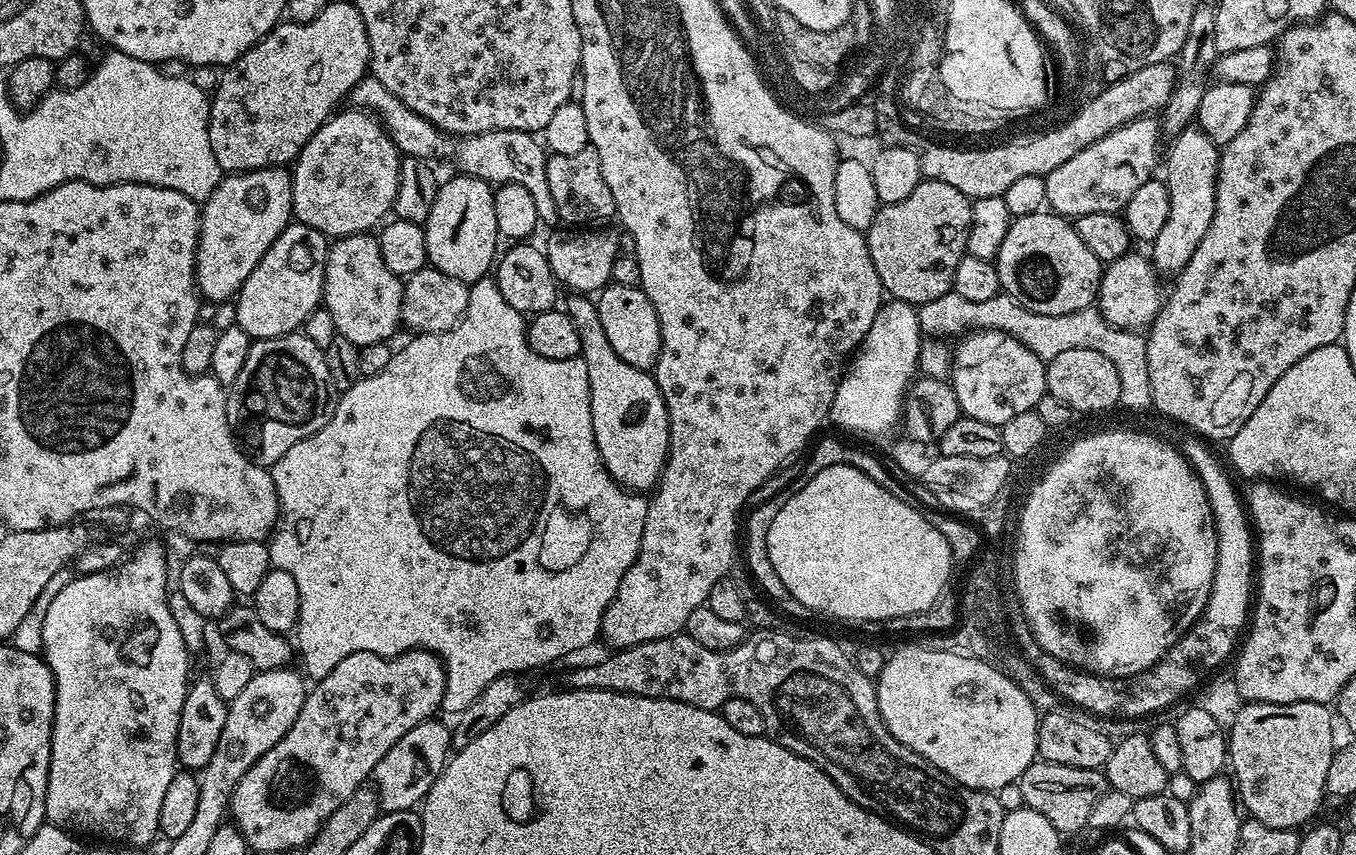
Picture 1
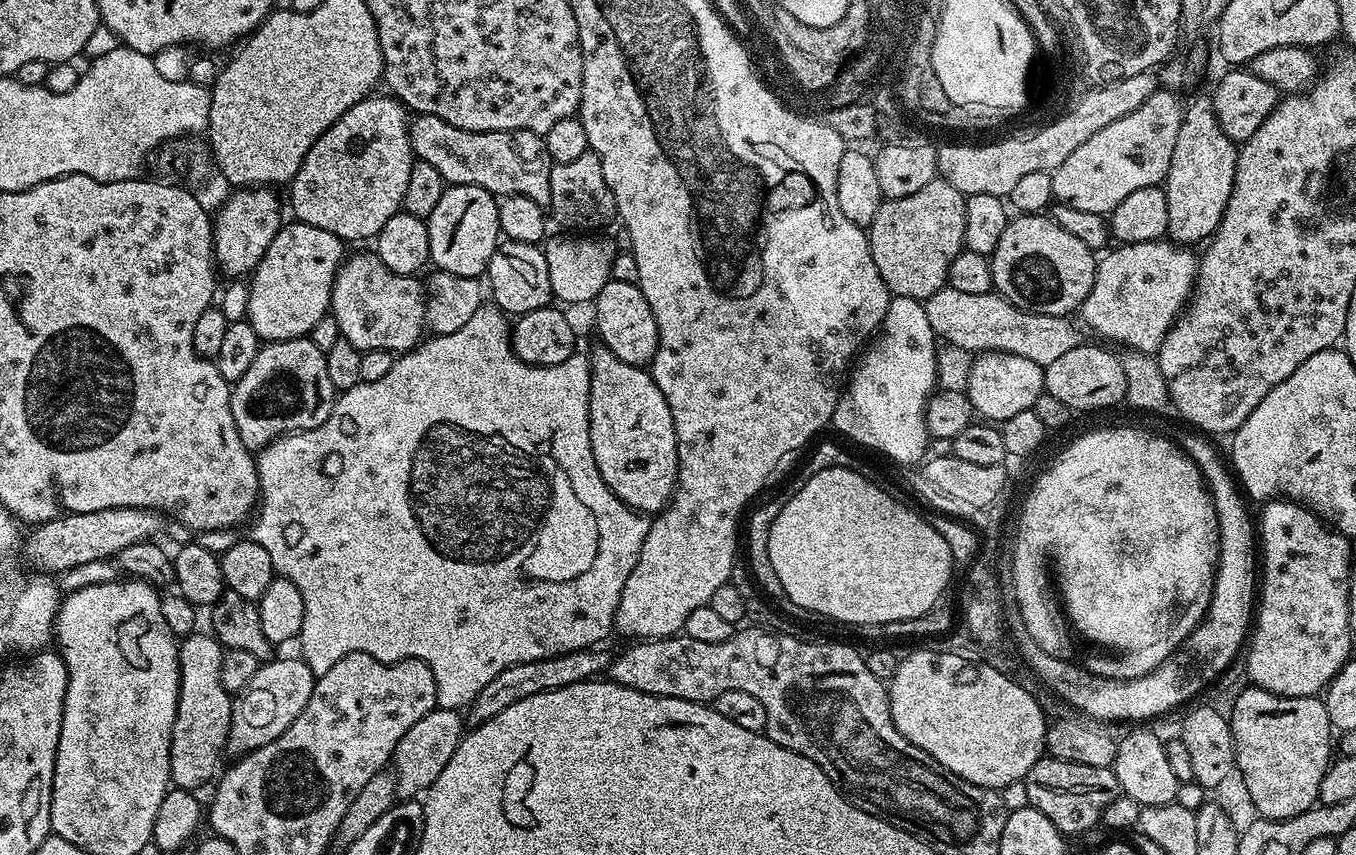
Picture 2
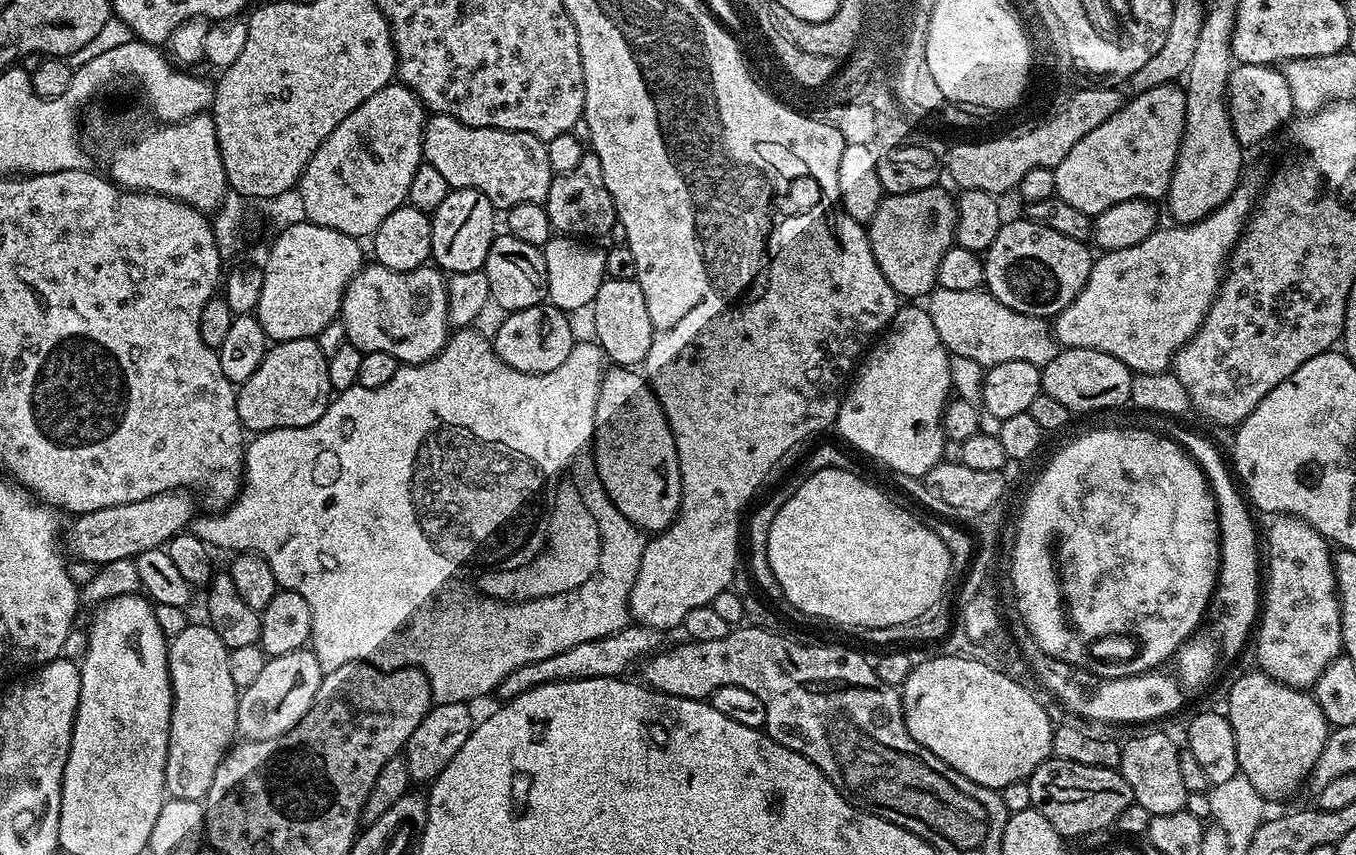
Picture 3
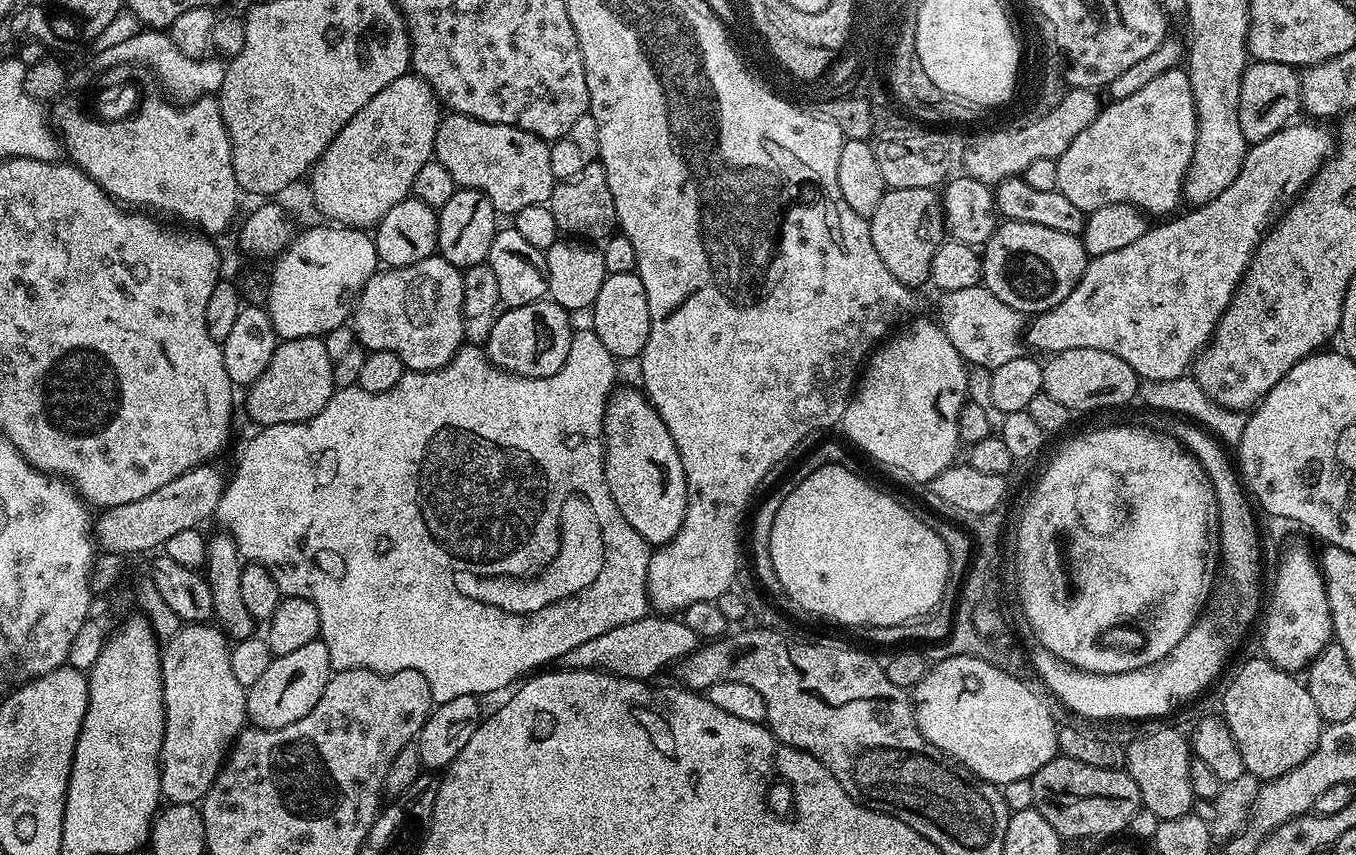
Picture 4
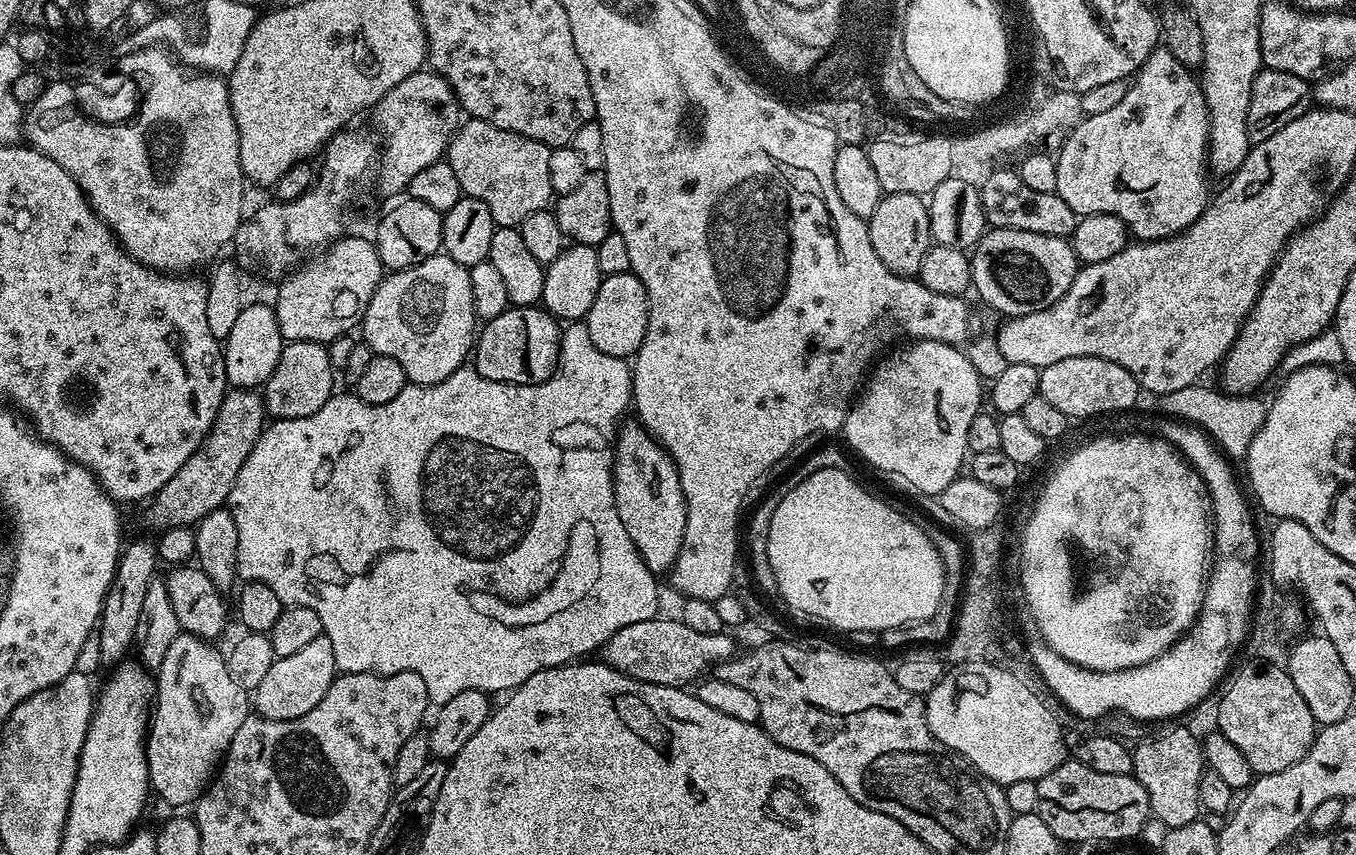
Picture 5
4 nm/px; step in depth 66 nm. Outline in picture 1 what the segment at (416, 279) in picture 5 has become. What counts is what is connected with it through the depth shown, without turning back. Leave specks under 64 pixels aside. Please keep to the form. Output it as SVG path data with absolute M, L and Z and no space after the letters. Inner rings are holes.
M375 235L341 236L329 247L322 304L334 318L337 336L354 342L359 349L391 341L396 328L401 327L403 297L404 280L382 262L380 241Z

